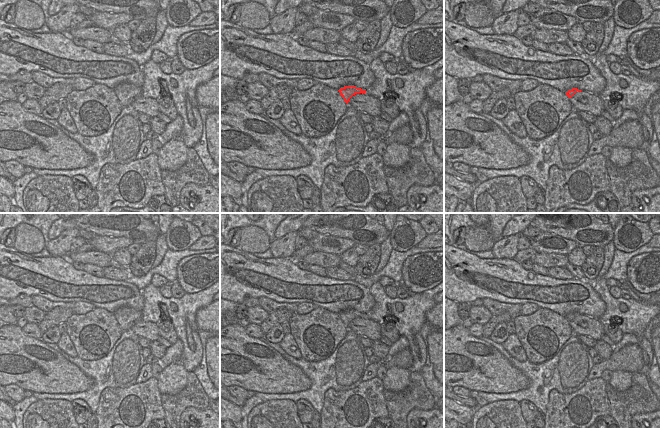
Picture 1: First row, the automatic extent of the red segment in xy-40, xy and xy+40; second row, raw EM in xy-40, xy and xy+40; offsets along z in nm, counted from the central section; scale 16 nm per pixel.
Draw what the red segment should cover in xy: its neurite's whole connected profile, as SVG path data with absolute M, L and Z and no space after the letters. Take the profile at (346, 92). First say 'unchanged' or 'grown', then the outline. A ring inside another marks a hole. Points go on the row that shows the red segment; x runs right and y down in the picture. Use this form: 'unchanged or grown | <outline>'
unchanged | M349 85L349 86L341 87L338 91L339 91L340 95L342 96L342 98L344 99L345 103L348 104L349 99L353 95L355 95L357 93L365 93L365 90L366 89L361 89L354 85Z

